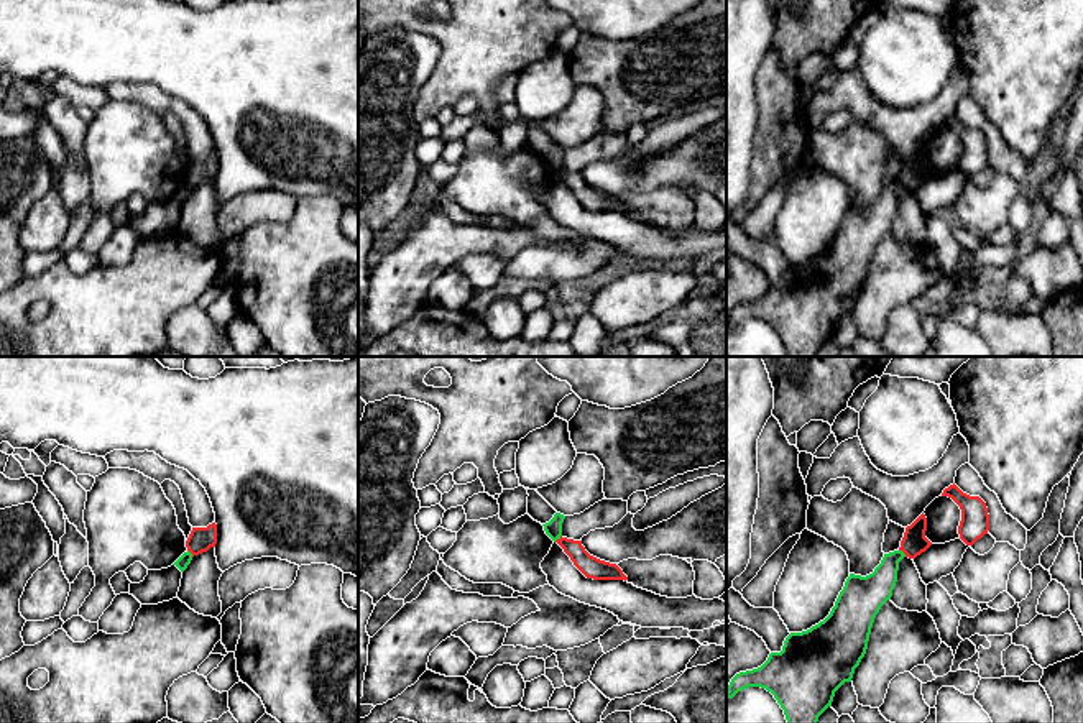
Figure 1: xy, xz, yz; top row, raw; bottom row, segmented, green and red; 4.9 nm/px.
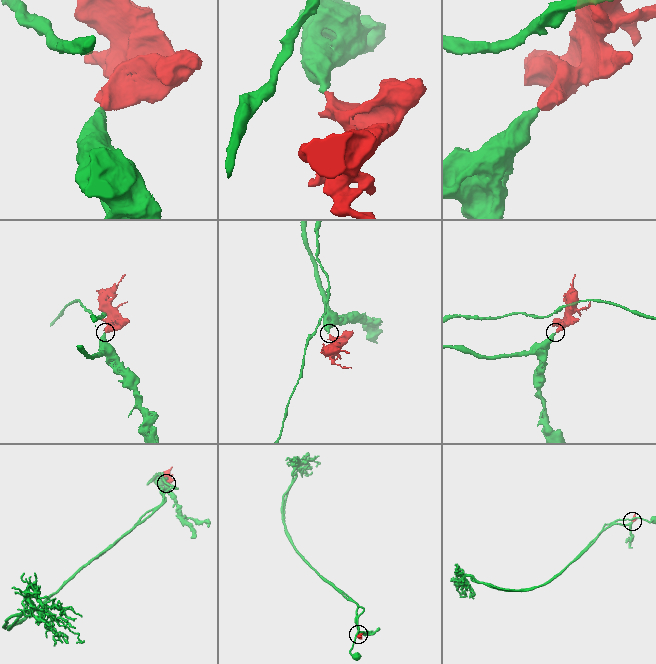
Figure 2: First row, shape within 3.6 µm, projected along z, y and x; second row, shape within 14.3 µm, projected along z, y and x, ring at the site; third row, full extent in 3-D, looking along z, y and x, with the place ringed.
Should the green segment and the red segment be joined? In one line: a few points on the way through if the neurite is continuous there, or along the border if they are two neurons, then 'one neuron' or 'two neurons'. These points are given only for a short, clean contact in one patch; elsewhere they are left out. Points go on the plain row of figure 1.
border xz (561, 166), (554, 173); two neurons

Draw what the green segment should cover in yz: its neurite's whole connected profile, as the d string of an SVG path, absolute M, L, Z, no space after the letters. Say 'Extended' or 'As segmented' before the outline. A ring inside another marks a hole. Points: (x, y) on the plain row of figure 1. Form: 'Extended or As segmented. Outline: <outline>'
As segmented. Outline: M902 182L884 186L873 205L850 205L830 246L802 265L790 265L781 284L771 284L767 292L753 302L736 306L726 322L726 332L748 319L761 319L774 327L784 342L787 357L817 357L818 348L832 338L835 324L851 314L855 301L866 286L871 260L881 238L891 232L897 214Z

